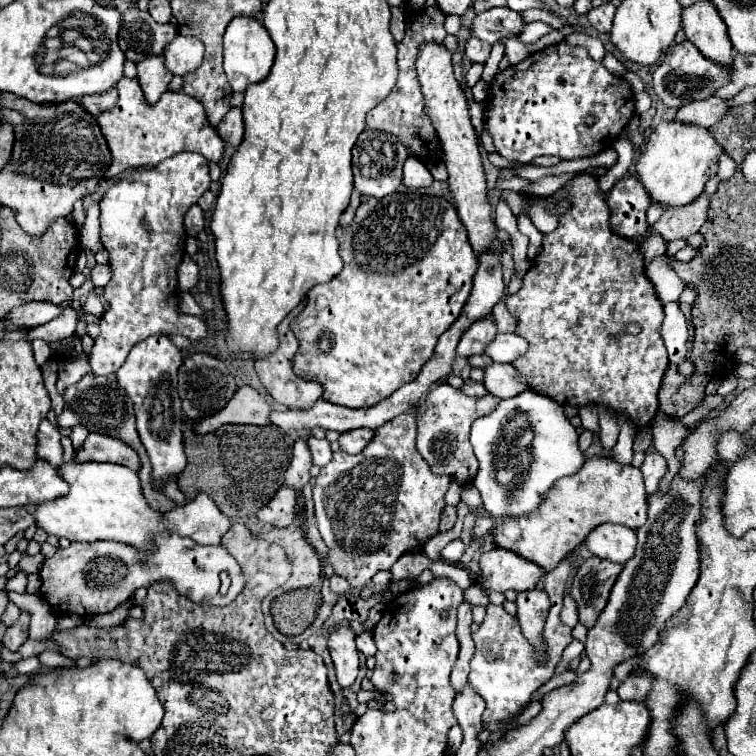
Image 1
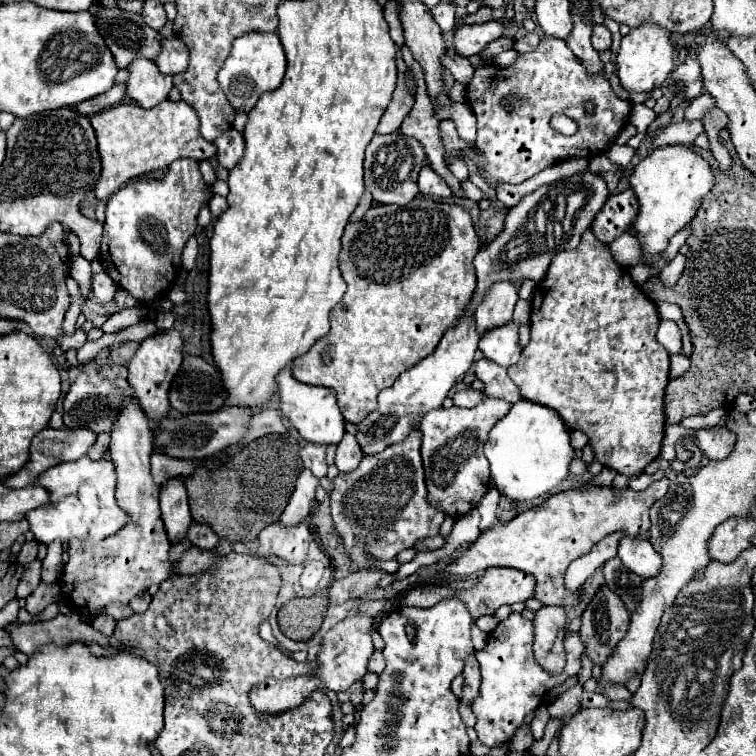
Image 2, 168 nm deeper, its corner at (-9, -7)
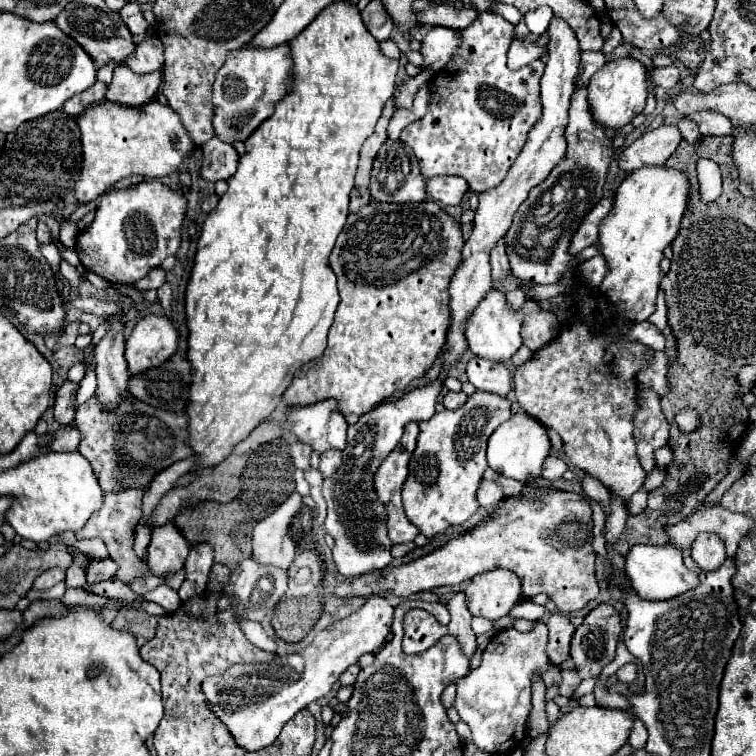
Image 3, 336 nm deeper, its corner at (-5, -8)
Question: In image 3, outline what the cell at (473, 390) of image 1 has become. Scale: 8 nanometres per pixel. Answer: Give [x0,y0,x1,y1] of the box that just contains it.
[443,391,467,409]

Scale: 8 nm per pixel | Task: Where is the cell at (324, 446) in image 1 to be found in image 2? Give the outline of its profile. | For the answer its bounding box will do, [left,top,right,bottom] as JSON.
[301,444,327,478]

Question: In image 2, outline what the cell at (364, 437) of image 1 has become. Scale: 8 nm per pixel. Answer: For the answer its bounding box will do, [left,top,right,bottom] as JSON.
[335,434,363,472]

